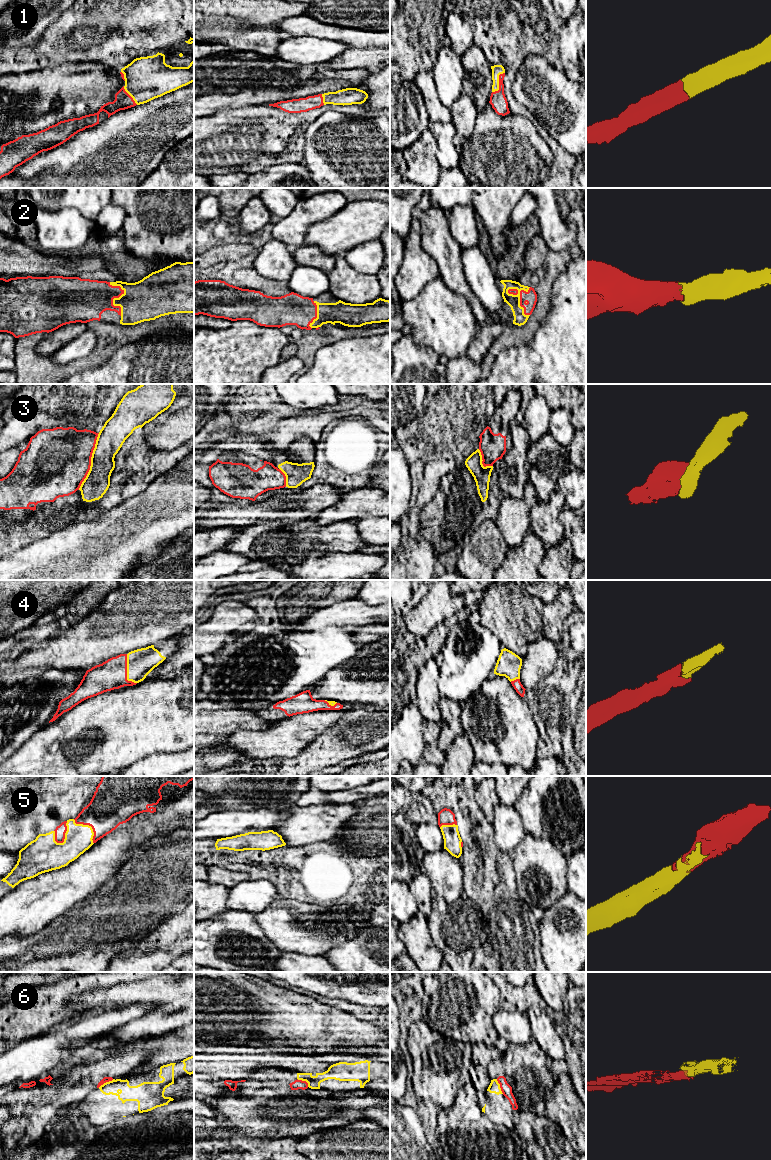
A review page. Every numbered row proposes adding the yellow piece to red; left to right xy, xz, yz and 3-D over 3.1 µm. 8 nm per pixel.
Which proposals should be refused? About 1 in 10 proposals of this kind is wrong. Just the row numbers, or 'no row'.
3, 6

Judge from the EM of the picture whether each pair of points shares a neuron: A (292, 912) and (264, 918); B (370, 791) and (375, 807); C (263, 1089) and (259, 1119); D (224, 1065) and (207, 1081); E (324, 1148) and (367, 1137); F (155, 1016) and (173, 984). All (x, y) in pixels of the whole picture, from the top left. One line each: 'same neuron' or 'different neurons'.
A: same neuron
B: different neurons
C: same neuron
D: different neurons
E: same neuron
F: same neuron

